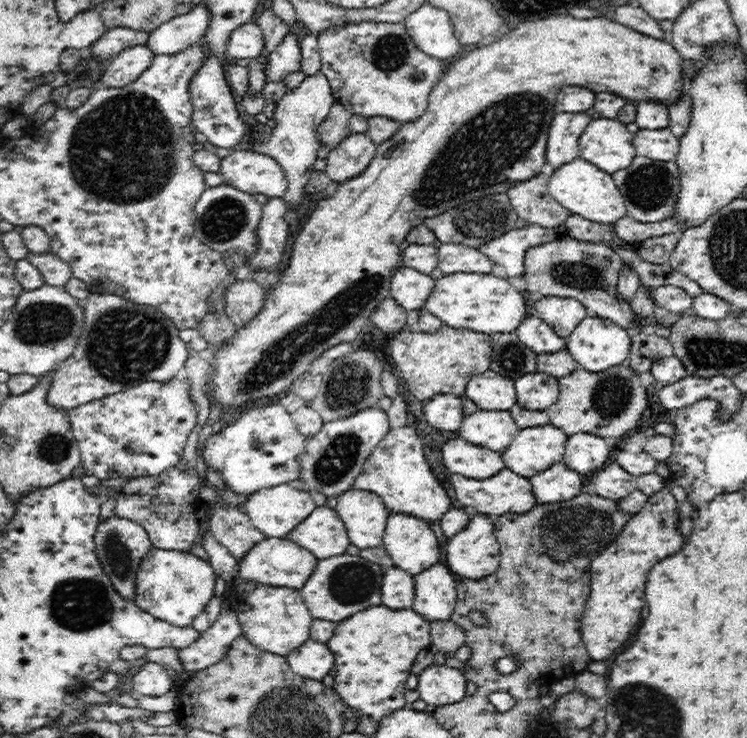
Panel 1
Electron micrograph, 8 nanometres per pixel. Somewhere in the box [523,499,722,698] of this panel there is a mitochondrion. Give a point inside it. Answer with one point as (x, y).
(570, 531)

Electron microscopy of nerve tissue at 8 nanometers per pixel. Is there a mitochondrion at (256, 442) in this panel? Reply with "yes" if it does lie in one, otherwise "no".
yes

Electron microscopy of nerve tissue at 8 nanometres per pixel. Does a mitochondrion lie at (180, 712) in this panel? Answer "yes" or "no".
no

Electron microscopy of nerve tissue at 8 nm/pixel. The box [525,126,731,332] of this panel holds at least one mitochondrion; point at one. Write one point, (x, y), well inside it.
(649, 187)

